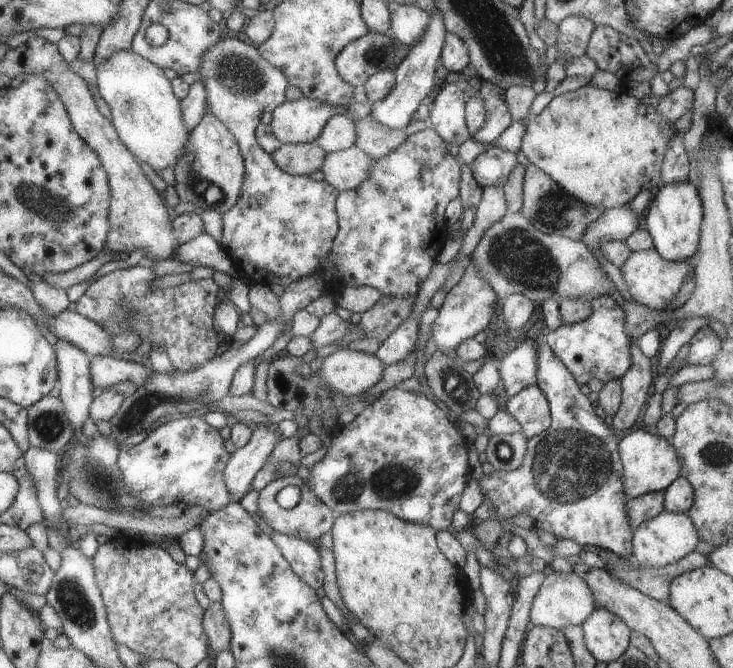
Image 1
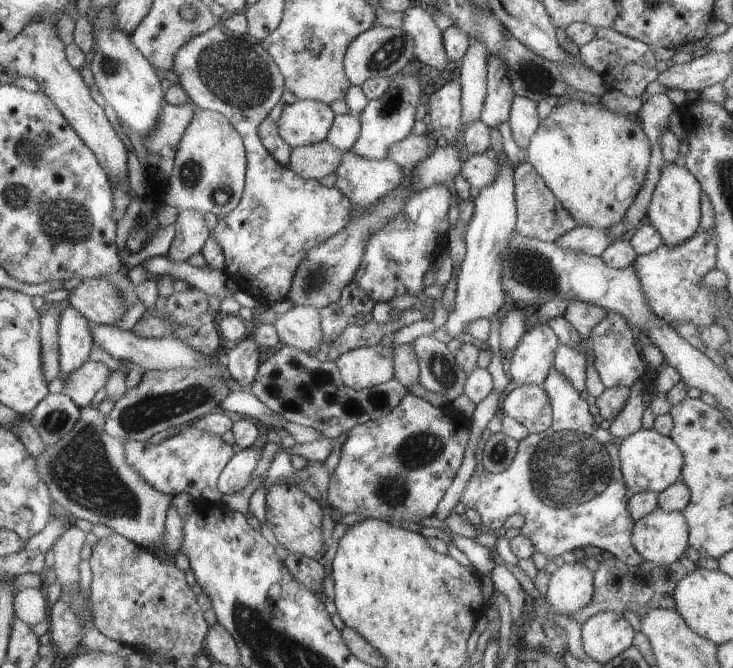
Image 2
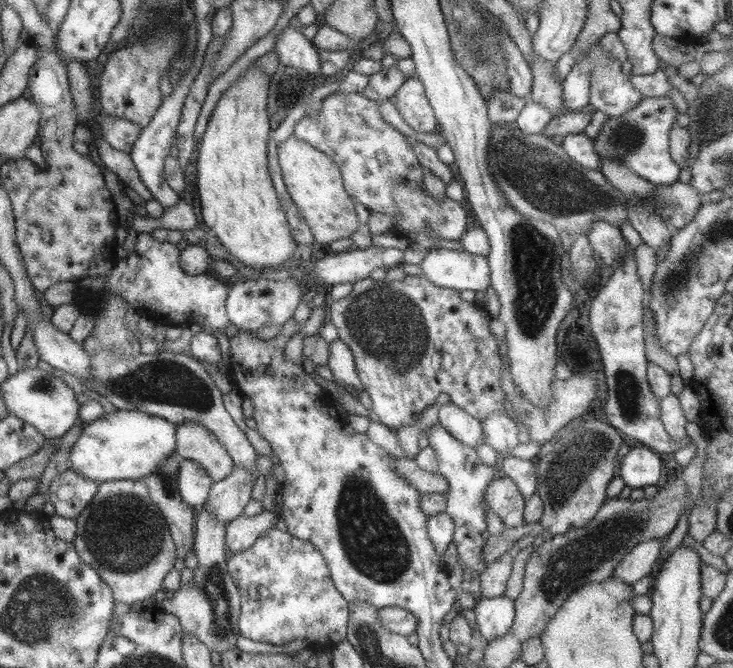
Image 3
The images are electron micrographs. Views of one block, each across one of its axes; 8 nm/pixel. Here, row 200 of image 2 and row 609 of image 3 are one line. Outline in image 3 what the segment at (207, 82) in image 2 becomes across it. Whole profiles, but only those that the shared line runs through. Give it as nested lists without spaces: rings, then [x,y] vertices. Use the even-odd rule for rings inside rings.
[[[274,526],[248,550],[229,554],[227,569],[241,596],[238,630],[242,636],[275,645],[305,638],[317,650],[331,650],[347,637],[350,604],[338,592],[326,559],[311,542]]]

